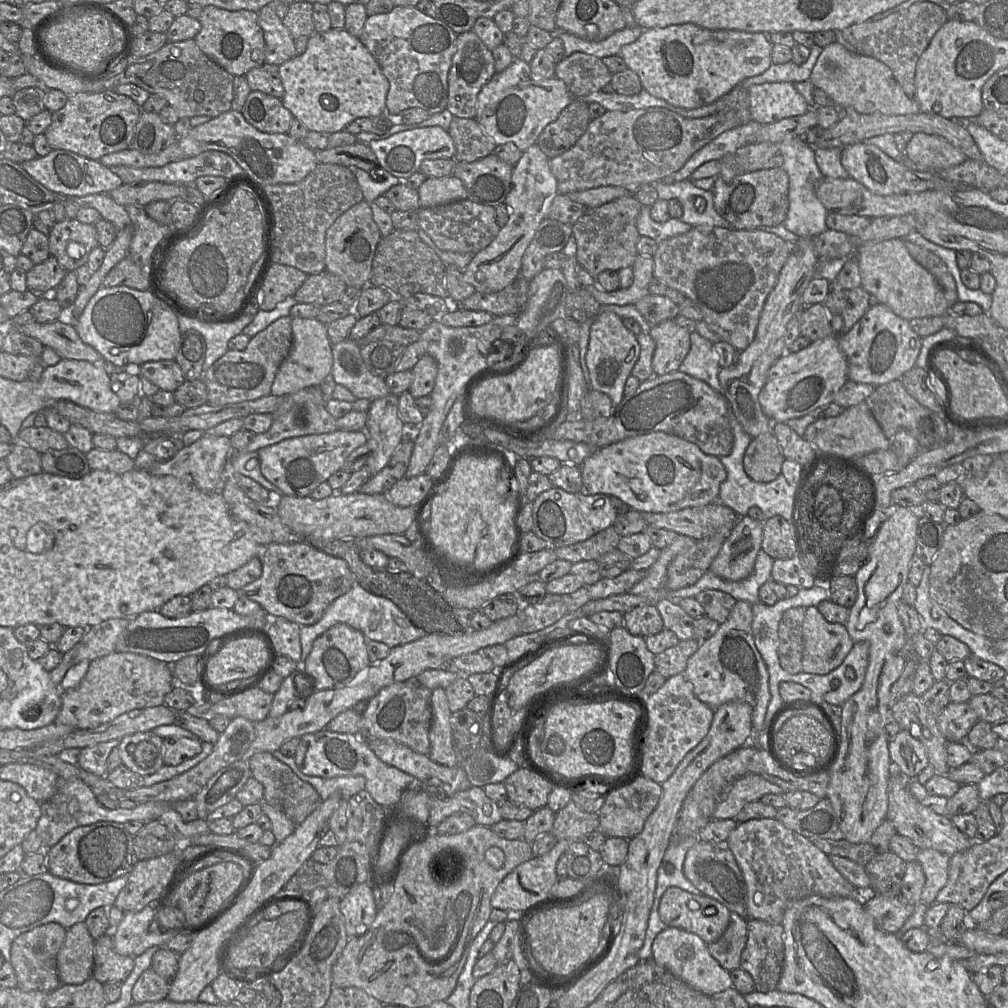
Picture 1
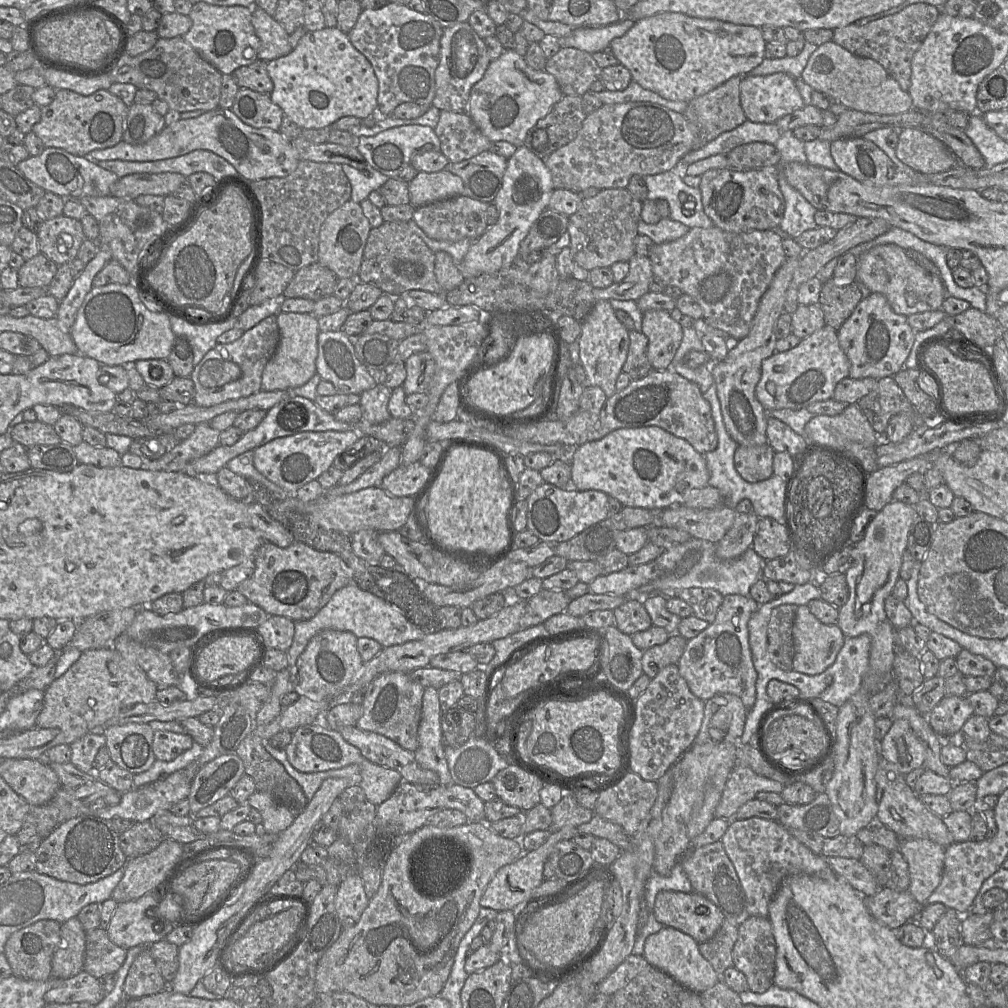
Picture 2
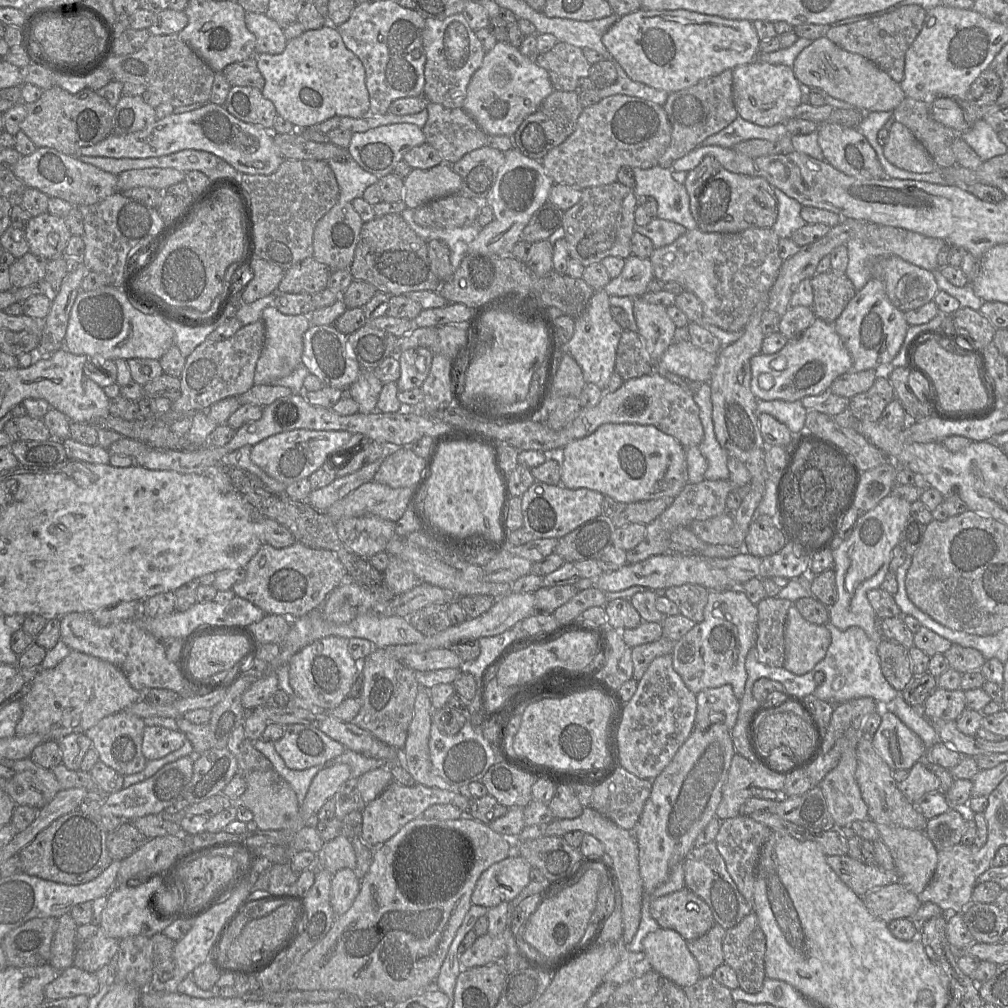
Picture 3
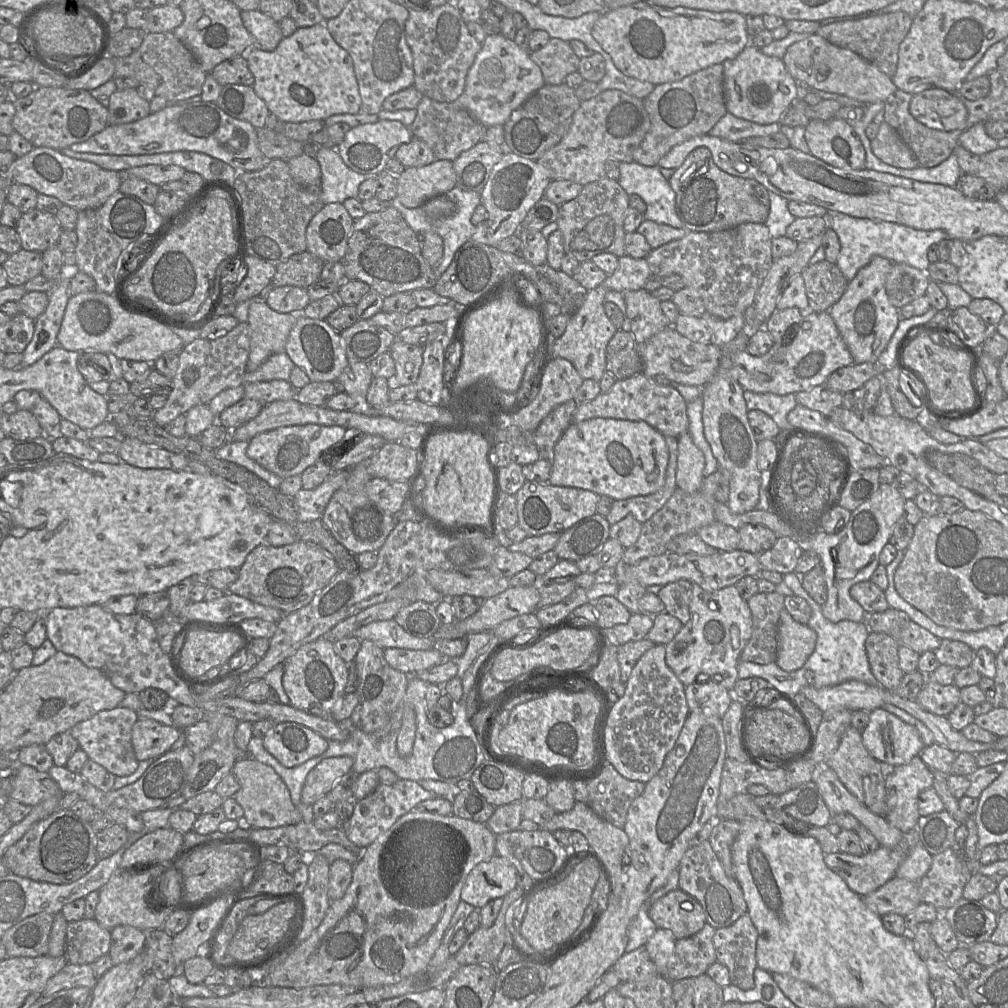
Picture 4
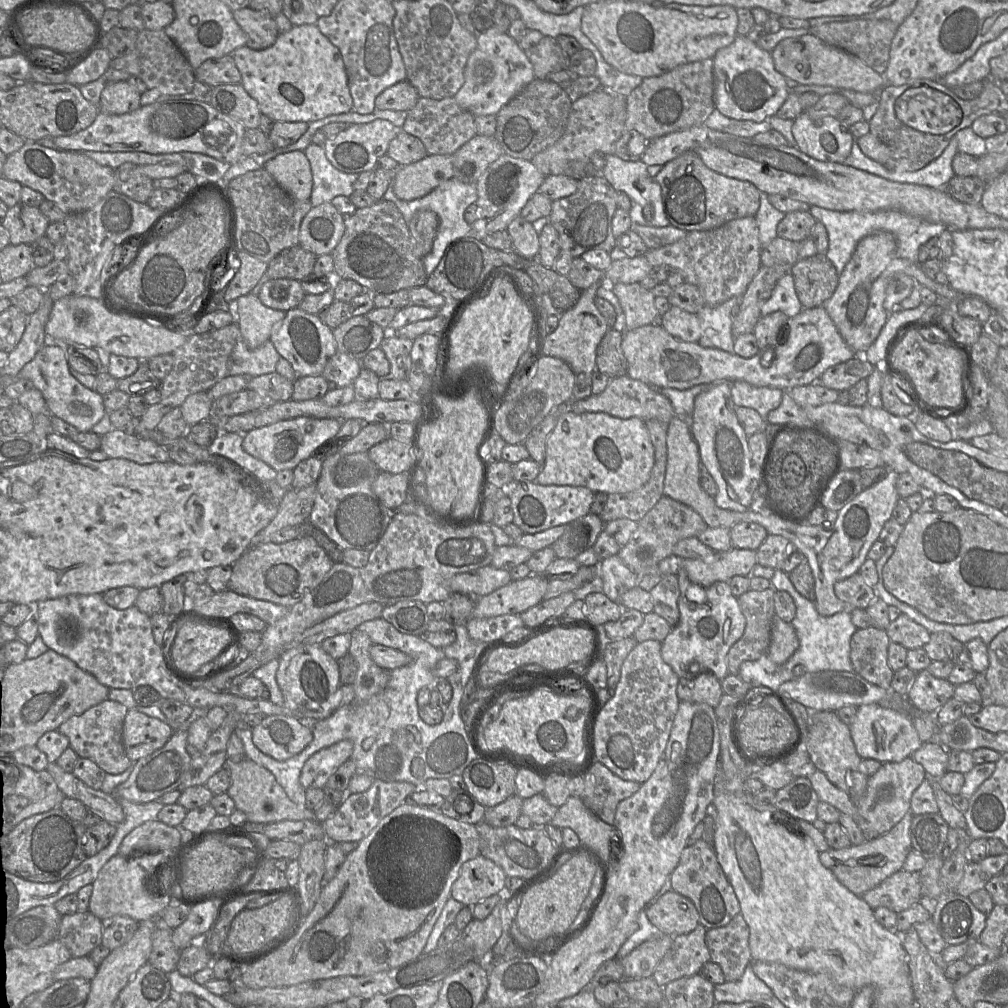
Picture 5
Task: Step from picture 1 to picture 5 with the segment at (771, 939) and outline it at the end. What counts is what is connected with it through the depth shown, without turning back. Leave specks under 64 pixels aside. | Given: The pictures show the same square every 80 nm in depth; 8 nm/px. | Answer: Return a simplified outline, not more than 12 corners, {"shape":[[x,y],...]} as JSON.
{"shape":[[741,914],[707,929],[710,961],[726,981],[752,962],[749,927]]}

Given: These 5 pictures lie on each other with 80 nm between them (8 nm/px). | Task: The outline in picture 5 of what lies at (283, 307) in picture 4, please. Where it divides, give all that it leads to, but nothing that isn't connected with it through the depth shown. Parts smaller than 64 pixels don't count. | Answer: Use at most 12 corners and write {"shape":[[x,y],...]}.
{"shape":[[270,279],[258,298],[287,312],[299,308],[306,293],[300,281]]}

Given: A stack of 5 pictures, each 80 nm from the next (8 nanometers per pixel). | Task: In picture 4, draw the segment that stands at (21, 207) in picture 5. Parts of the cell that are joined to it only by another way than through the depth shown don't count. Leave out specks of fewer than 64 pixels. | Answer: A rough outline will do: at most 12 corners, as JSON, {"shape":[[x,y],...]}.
{"shape":[[22,213],[14,228],[22,249],[56,246],[63,230],[53,214]]}

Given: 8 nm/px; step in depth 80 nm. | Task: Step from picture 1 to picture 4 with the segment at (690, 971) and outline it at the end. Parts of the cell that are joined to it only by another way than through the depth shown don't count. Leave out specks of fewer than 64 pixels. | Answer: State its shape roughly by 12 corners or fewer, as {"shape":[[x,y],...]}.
{"shape":[[658,928],[645,943],[657,973],[677,964],[672,931]]}

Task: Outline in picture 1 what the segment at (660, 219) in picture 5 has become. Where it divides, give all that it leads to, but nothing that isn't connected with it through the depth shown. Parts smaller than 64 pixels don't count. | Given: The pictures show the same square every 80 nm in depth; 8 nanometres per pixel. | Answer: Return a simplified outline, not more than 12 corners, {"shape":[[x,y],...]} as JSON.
{"shape":[[691,179],[650,185],[658,199],[676,199],[692,227],[735,229],[715,210],[712,191]]}

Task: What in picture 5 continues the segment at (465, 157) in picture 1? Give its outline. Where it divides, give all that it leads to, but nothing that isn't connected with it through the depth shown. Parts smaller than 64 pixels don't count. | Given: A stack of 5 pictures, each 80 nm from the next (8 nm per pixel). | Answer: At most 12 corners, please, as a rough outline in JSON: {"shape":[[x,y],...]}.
{"shape":[[419,97],[406,133],[428,155],[451,155],[477,135],[454,97]]}

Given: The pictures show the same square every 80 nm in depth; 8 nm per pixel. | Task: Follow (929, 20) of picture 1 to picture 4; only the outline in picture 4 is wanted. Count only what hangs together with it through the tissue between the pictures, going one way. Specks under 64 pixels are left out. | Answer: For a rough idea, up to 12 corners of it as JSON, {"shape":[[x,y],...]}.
{"shape":[[898,11],[816,34],[892,78],[913,18]]}

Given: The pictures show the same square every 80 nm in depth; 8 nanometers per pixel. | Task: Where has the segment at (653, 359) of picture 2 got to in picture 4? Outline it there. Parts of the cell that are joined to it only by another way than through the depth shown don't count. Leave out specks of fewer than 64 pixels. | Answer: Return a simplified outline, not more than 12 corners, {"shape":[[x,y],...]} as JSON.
{"shape":[[645,289],[624,291],[637,343],[670,324],[660,301]]}

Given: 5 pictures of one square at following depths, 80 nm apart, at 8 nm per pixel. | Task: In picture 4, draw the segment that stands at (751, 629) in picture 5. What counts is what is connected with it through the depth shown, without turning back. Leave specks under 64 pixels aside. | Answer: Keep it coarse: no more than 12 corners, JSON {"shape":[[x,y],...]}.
{"shape":[[756,593],[746,602],[752,634],[740,662],[775,663],[784,597]]}

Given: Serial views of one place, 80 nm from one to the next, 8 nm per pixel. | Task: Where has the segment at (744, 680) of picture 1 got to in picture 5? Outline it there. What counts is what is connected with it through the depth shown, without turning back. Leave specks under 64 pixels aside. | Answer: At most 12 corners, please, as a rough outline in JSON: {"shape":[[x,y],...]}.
{"shape":[[727,582],[680,594],[661,656],[679,678],[730,675],[746,620]]}

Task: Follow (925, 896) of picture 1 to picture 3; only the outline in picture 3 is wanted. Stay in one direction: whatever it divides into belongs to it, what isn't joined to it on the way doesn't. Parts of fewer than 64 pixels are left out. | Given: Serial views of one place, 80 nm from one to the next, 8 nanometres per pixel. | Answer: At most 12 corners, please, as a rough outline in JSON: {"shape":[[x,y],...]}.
{"shape":[[876,823],[897,881],[916,895],[938,850],[922,831]]}

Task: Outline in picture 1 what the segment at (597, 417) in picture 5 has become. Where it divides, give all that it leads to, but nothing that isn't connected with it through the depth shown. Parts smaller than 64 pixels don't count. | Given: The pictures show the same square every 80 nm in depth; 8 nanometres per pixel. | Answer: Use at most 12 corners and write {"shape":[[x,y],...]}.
{"shape":[[665,432],[597,449],[581,493],[642,513],[715,503],[719,457]]}

